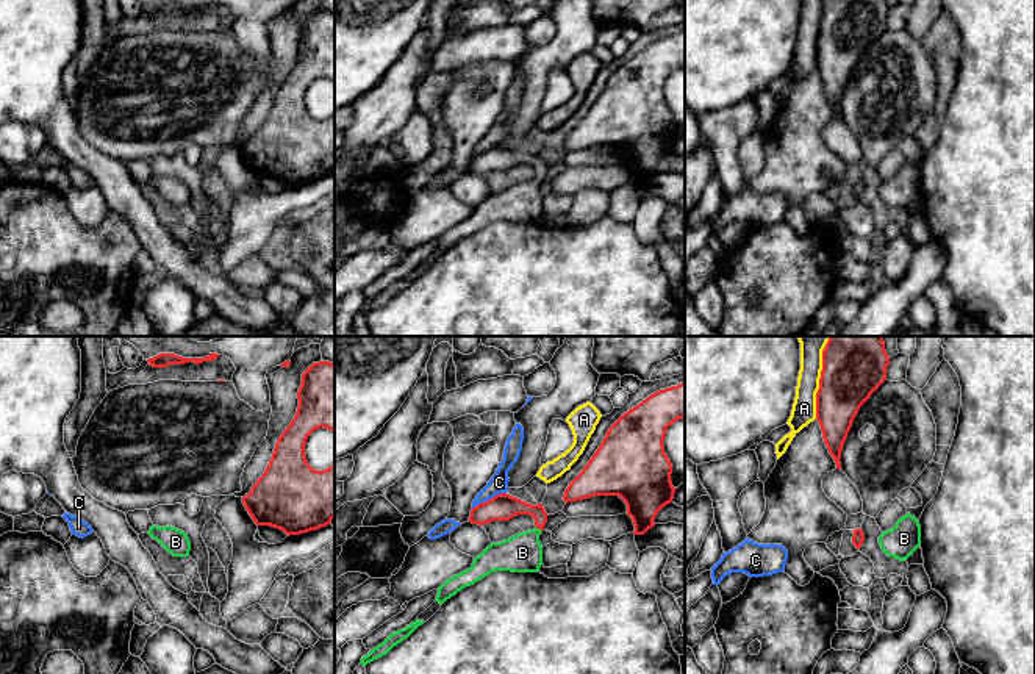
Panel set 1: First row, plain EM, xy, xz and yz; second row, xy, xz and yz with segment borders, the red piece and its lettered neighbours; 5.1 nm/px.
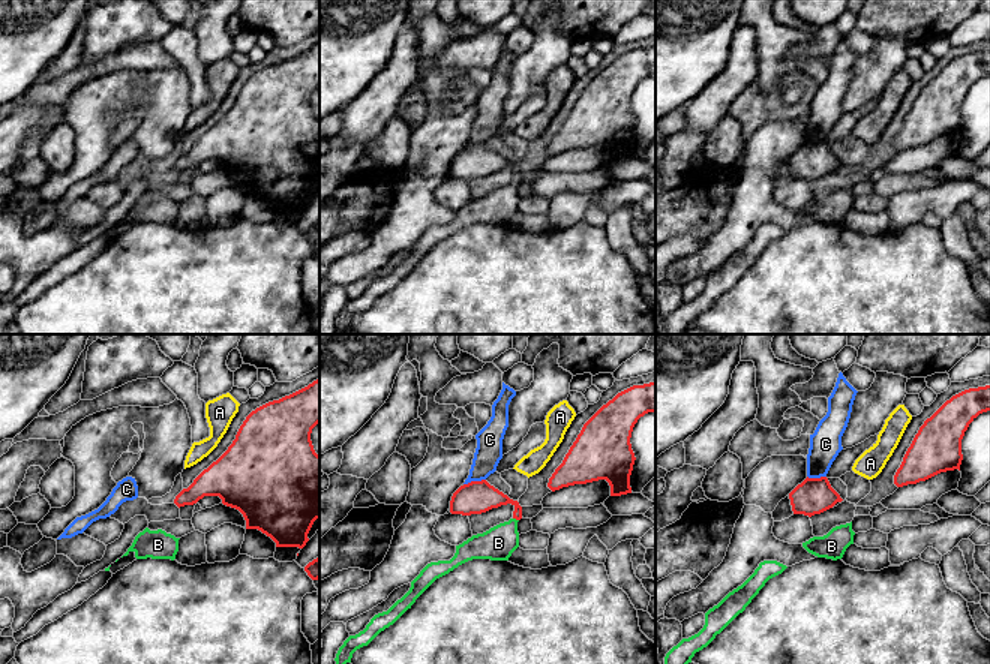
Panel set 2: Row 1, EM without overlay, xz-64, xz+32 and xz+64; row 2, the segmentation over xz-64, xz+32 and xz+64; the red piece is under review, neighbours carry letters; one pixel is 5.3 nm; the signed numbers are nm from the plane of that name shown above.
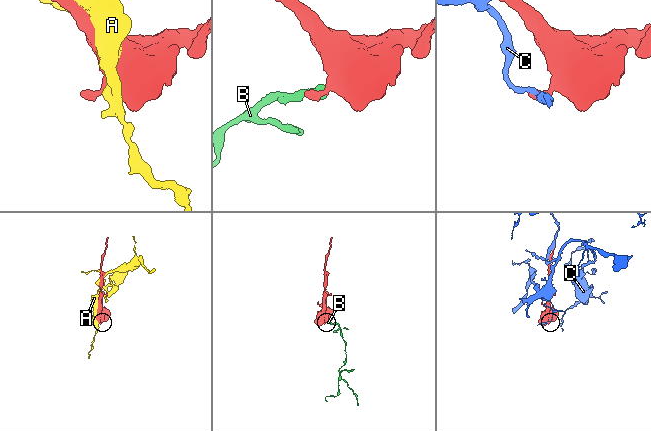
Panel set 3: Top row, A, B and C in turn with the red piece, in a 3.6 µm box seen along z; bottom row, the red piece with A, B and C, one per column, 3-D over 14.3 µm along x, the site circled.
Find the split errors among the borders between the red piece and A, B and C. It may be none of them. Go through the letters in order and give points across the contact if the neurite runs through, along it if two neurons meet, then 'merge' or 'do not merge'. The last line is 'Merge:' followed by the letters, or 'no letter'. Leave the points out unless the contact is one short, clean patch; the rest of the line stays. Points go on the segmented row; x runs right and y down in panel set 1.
A: do not merge
B: way xz (502, 507), (529, 509), (538, 527), (522, 552); merge
C: do not merge
Merge: B

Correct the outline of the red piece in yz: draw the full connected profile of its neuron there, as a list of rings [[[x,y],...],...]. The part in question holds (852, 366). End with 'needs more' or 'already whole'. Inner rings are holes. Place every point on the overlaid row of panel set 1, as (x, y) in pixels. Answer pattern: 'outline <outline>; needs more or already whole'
outline [[[830,336],[822,350],[816,419],[836,469],[854,418],[886,380],[888,364],[883,336]]]; already whole

